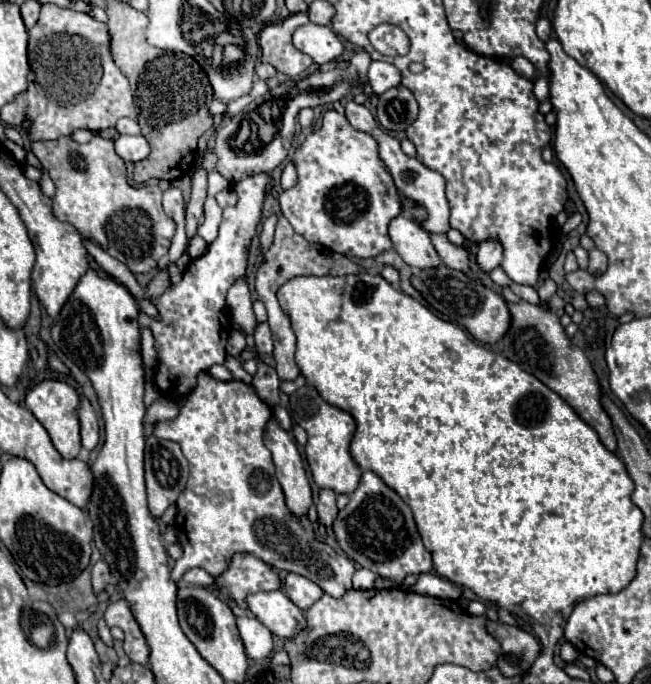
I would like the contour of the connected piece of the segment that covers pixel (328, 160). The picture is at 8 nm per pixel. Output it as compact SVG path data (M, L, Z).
M327 110L323 114L321 128L311 132L295 150L293 162L297 166L299 180L293 188L279 196L279 206L297 234L349 258L375 258L391 250L393 244L389 238L389 222L401 212L401 194L395 188L387 166L379 158L379 142L371 134L353 128L345 114Z

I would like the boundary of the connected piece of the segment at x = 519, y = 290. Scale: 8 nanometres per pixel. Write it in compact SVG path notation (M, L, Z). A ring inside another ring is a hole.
M511 280L509 288L511 288L519 298L523 298L523 300L527 300L527 302L531 302L531 304L539 304L539 296L537 296L537 290L535 290L533 286L523 286L523 284L517 284L517 282Z

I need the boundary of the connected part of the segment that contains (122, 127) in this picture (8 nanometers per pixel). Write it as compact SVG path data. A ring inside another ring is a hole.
M121 118L117 122L117 130L119 130L119 134L141 134L139 124L135 120L131 120L131 118Z

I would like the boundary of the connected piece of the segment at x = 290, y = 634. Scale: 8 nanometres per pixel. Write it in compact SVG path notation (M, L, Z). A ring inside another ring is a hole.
M281 590L251 594L247 596L247 604L259 622L283 640L293 640L307 628L303 612Z

